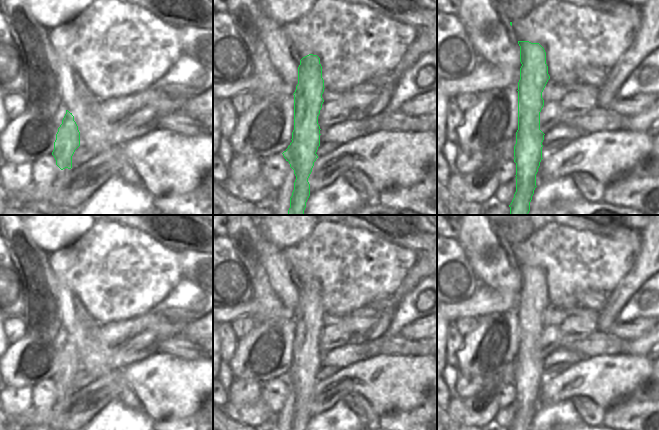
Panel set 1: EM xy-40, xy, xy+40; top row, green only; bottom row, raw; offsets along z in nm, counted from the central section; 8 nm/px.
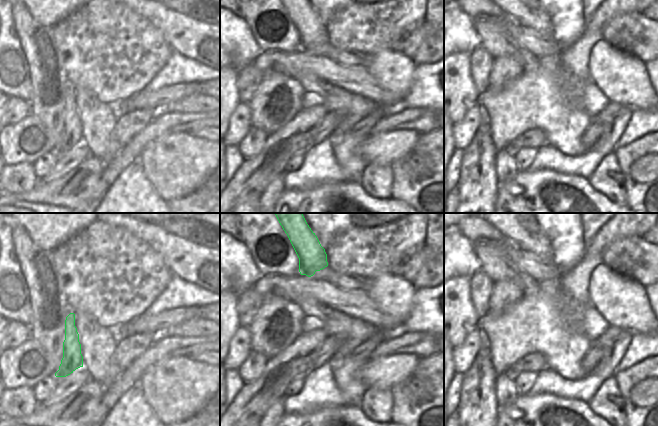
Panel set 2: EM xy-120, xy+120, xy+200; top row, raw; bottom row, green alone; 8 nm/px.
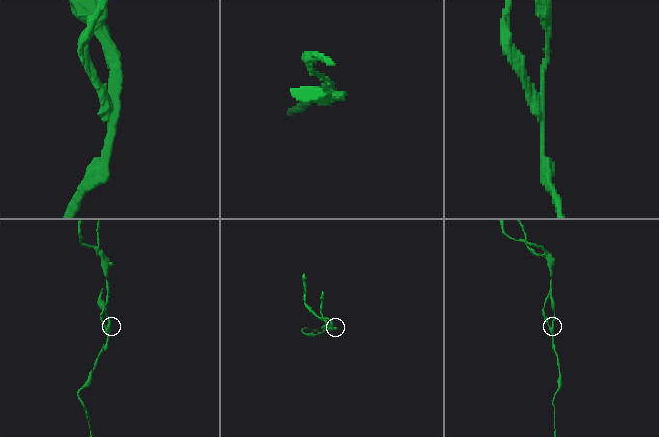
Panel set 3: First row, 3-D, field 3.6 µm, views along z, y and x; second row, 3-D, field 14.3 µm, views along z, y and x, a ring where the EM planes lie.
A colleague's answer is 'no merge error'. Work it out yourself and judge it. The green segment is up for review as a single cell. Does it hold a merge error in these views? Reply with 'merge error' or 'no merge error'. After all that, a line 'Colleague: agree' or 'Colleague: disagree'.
merge error
Colleague: disagree

